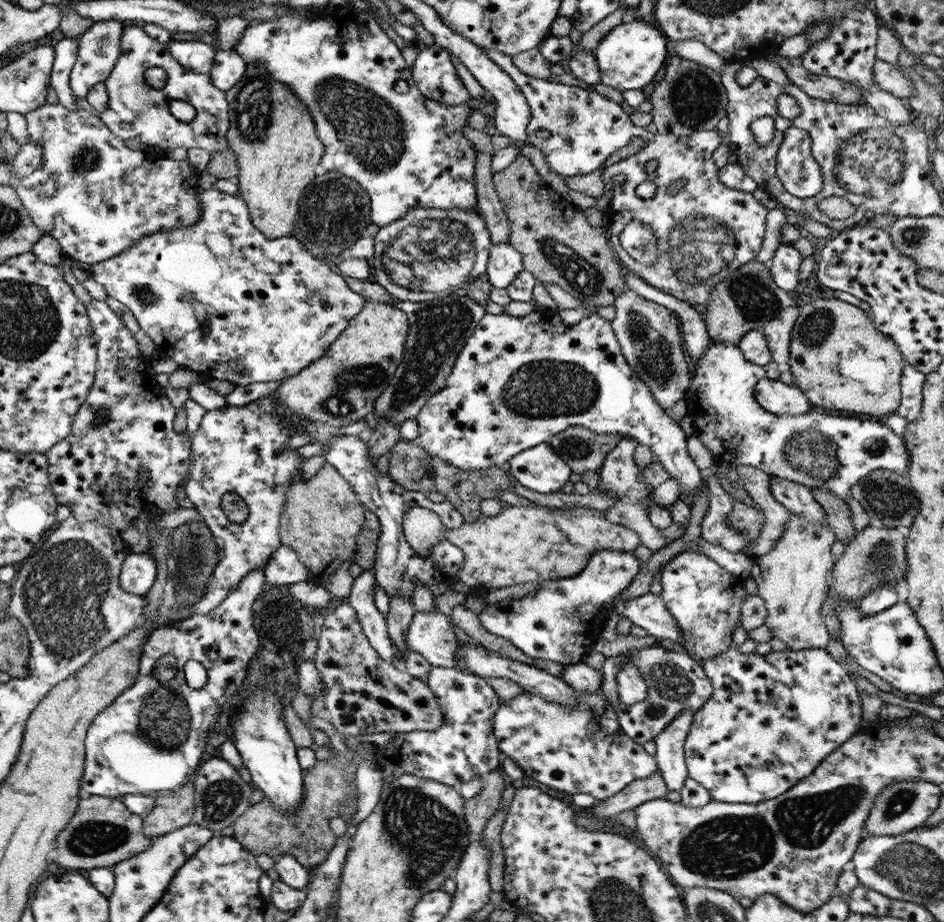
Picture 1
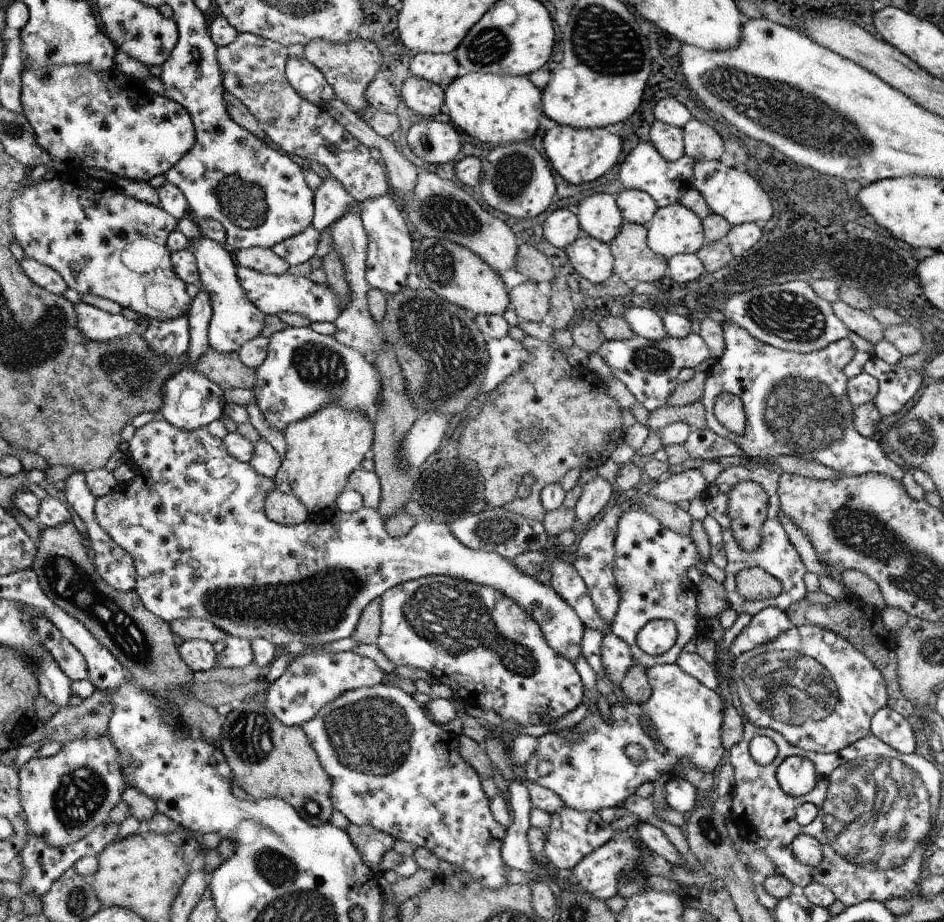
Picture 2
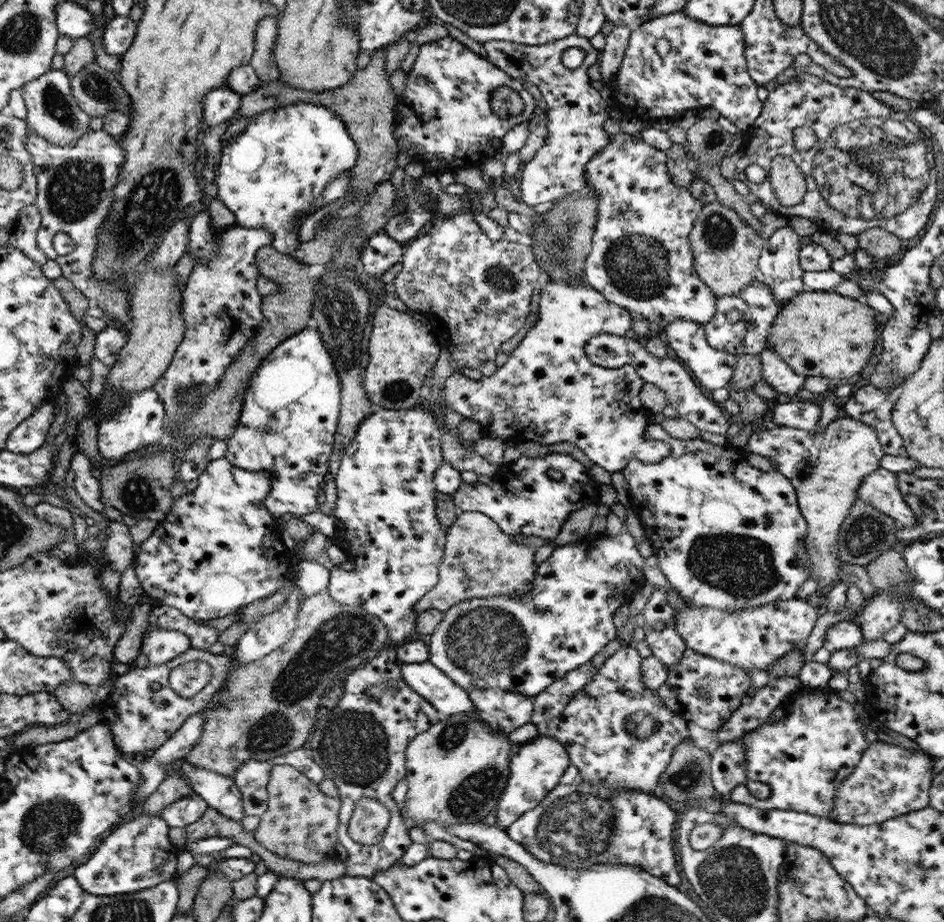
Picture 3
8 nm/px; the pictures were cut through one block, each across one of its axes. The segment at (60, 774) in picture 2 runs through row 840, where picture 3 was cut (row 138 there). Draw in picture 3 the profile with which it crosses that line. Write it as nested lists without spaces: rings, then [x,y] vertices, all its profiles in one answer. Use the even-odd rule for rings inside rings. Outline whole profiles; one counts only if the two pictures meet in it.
[[[50,70],[20,89],[27,108],[25,121],[29,125],[29,130],[45,138],[49,143],[71,145],[86,133],[93,132],[89,127],[92,115],[86,114],[73,97],[70,80],[71,77],[64,70]]]

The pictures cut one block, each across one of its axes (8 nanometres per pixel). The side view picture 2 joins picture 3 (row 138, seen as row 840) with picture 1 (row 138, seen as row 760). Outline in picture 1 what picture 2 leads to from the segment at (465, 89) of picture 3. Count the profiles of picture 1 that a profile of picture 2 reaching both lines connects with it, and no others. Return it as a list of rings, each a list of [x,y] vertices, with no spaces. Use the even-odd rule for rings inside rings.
[[[347,1],[341,6],[324,5],[320,8],[310,7],[310,10],[315,10],[318,17],[311,15],[311,18],[306,18],[304,7],[300,9],[289,7],[289,11],[284,16],[279,16],[276,19],[248,21],[245,31],[240,37],[240,42],[236,45],[236,52],[252,66],[266,68],[267,71],[278,82],[286,83],[297,94],[301,101],[305,103],[313,115],[314,122],[317,123],[317,134],[325,143],[325,156],[321,158],[320,171],[336,171],[346,175],[348,178],[357,179],[369,194],[372,202],[372,222],[379,227],[387,226],[396,222],[399,218],[404,218],[406,213],[411,208],[434,208],[440,210],[450,210],[452,208],[461,208],[462,211],[471,210],[477,207],[477,186],[475,181],[475,170],[477,163],[477,154],[473,142],[463,137],[463,127],[468,125],[468,116],[475,109],[472,102],[464,103],[460,106],[448,106],[428,99],[424,96],[416,86],[413,79],[411,68],[406,65],[402,50],[385,34],[384,30],[376,21],[376,15],[370,11],[358,11],[352,5],[352,1]],[[398,80],[405,80],[408,83],[408,92],[400,93],[394,89],[394,84]]]

